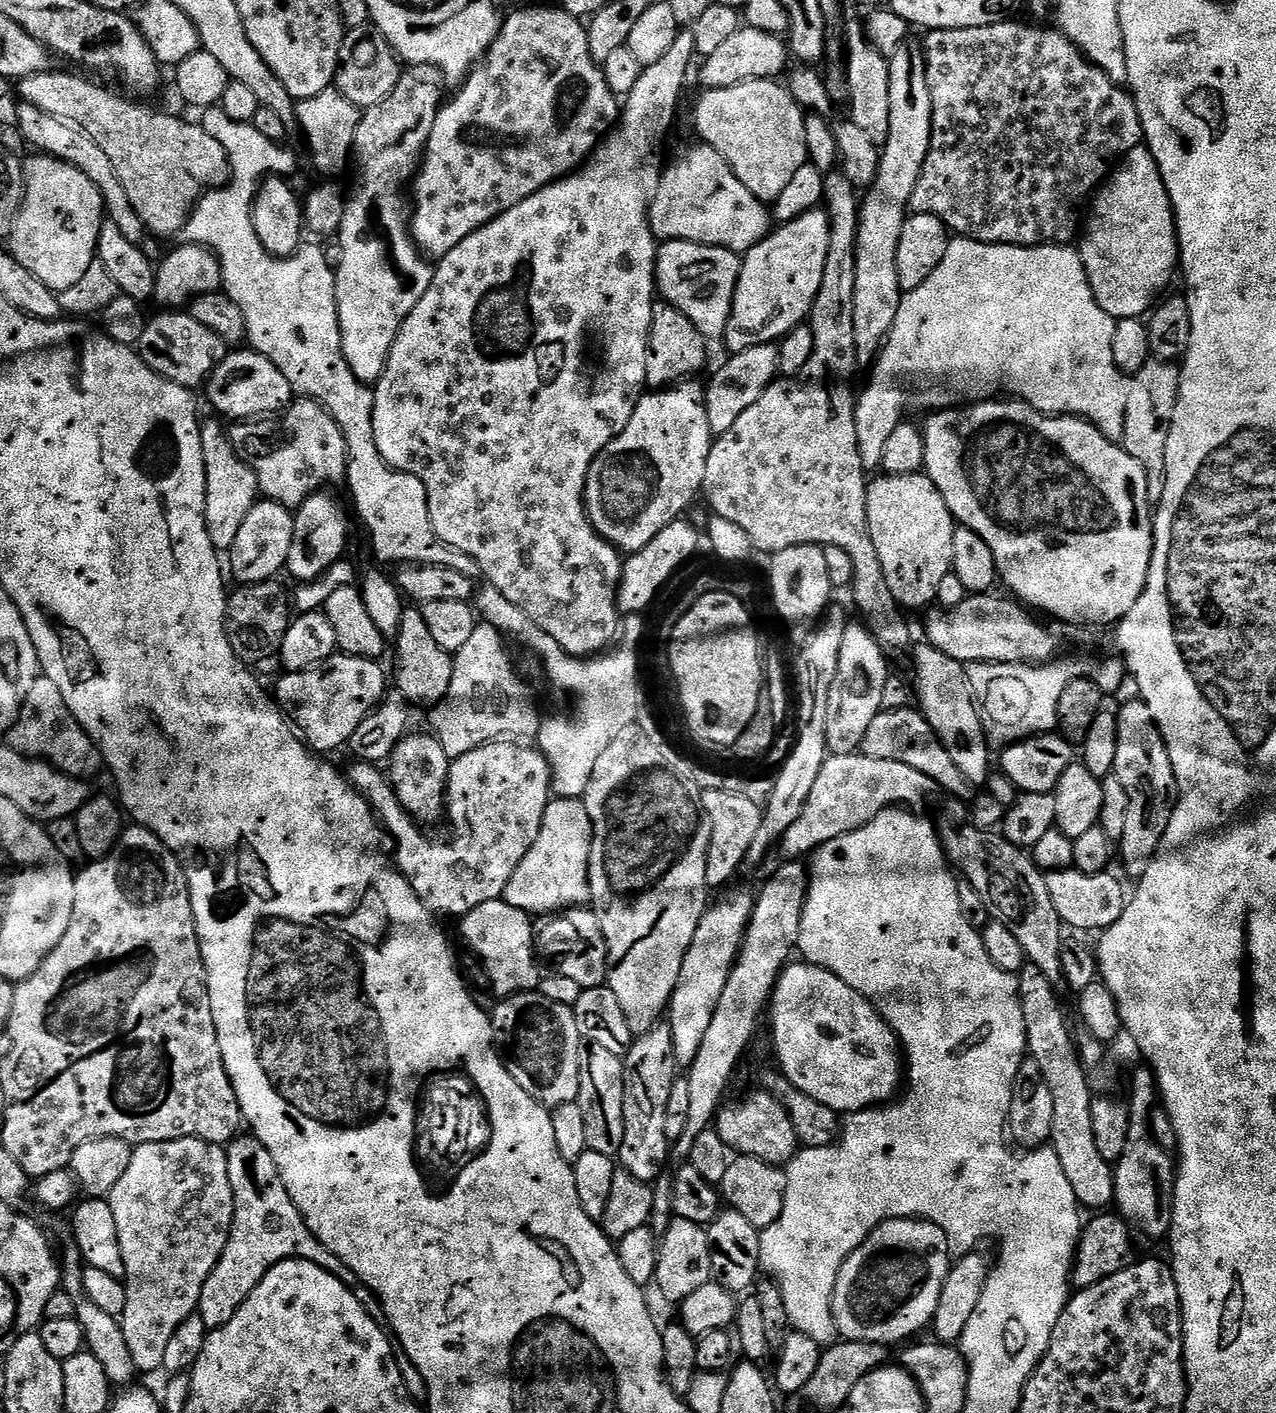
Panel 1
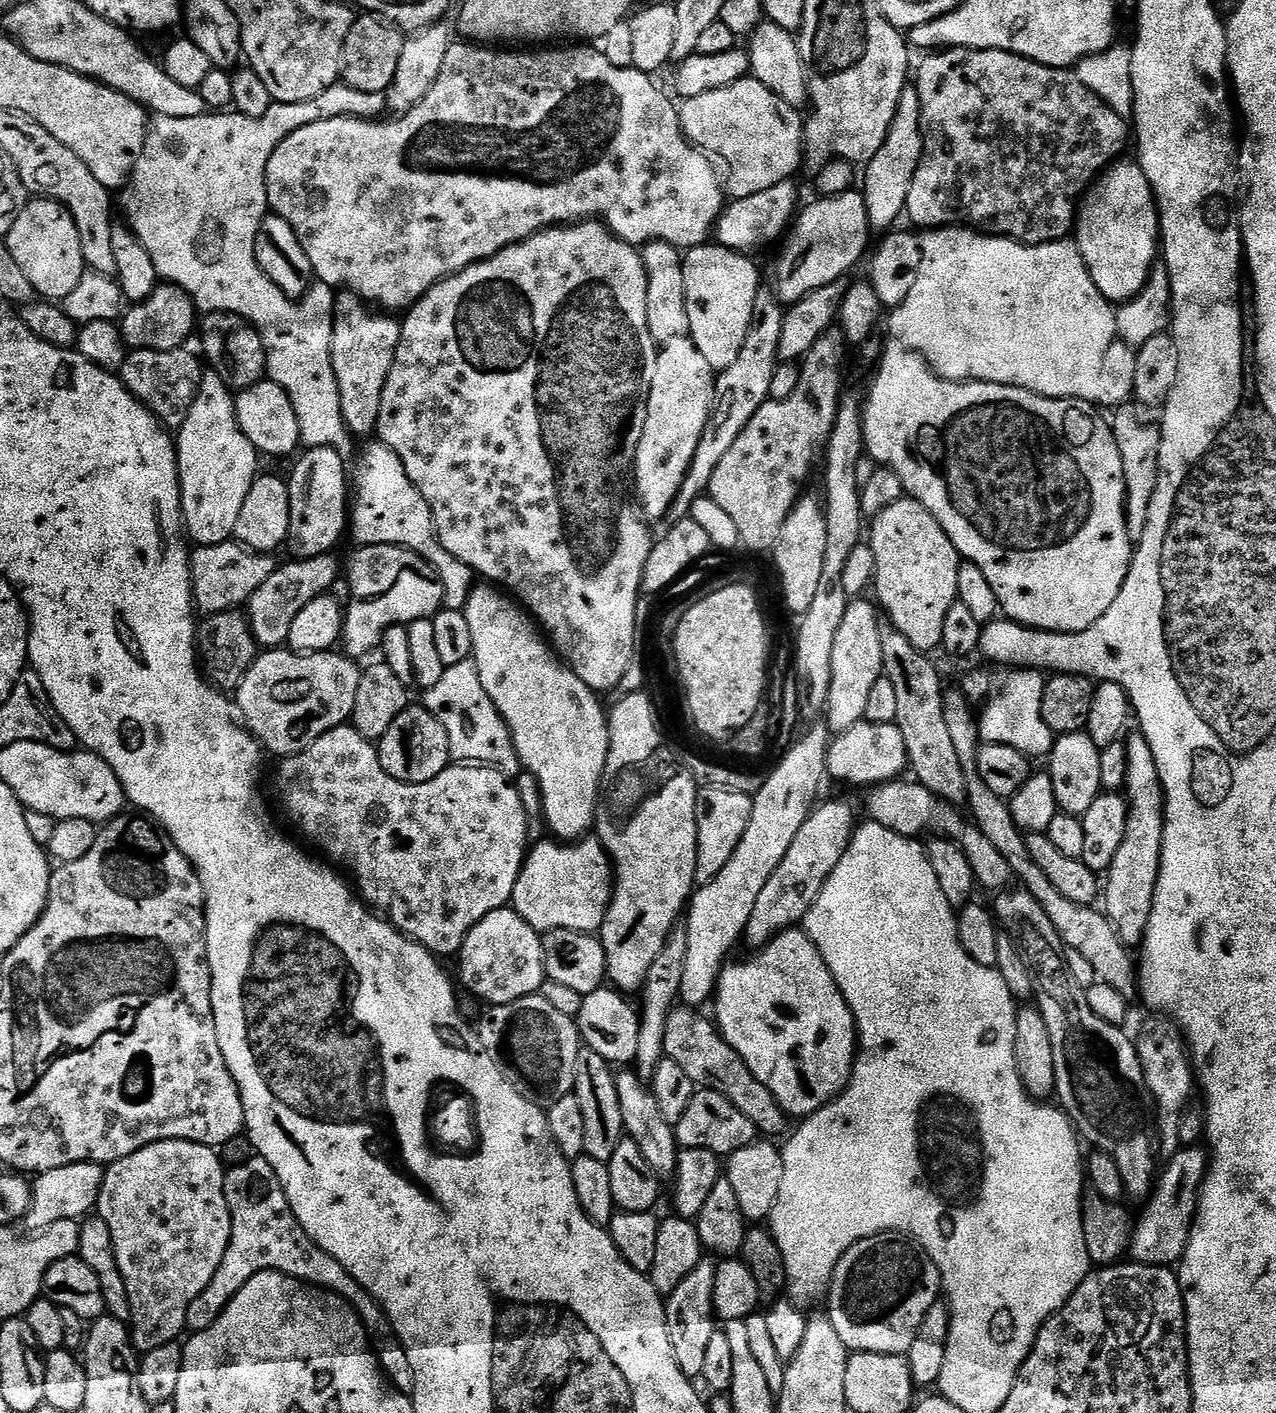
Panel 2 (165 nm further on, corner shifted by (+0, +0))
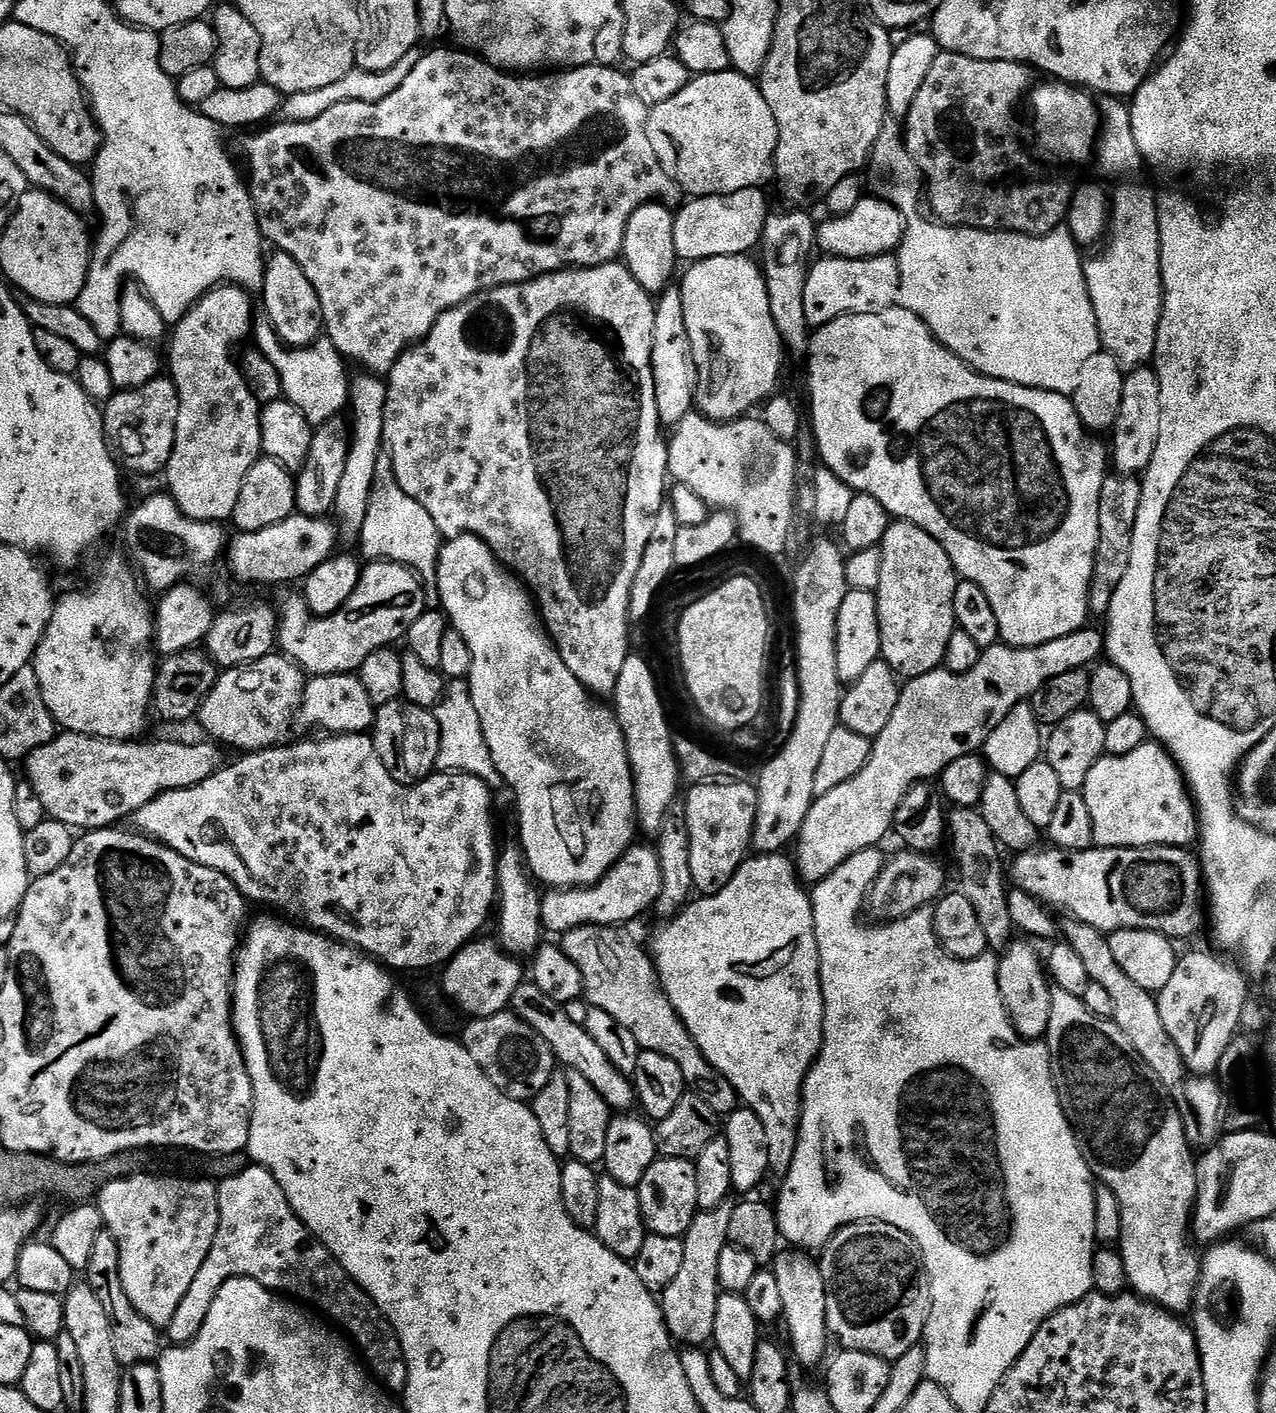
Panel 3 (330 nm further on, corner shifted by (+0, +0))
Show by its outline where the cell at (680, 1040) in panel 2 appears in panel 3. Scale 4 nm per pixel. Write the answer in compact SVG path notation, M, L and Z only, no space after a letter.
M587 924L563 933L562 947L566 958L578 966L582 974L584 987L583 999L591 1007L610 1014L614 1022L618 1022L634 1034L634 1042L640 1049L654 1054L663 1054L670 1058L682 1070L687 1091L693 1096L702 1098L710 1110L714 1110L721 1118L727 1118L741 1107L740 1095L706 1062L702 1050L690 1038L686 1026L678 1018L674 1006L670 1006L670 998L660 988L660 980L656 976L656 968L652 965L650 952L628 933L624 926L594 926Z

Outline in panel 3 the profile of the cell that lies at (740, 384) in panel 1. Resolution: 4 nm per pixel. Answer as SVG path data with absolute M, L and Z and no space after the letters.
M895 255L851 260L830 256L820 258L806 278L806 322L815 330L834 322L839 316L878 314L893 307L900 298L900 261Z

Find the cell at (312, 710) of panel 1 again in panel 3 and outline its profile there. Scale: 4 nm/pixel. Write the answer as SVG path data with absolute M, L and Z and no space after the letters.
M263 656L253 664L221 671L217 675L216 685L200 707L198 721L213 736L209 736L213 741L241 748L241 753L275 748L287 734L292 724L292 715L301 711L305 685L305 673L287 656Z

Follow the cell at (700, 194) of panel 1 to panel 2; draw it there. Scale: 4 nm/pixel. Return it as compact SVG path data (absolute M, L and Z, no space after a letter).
M476 42L459 43L449 43L442 70L428 93L399 118L392 118L396 120L376 124L380 122L363 116L339 116L310 122L310 126L294 130L294 134L287 136L278 150L270 154L270 162L266 166L266 194L271 215L290 222L294 234L298 234L298 242L302 242L302 250L306 250L306 258L310 258L312 275L319 283L329 284L333 290L350 291L377 309L400 314L417 304L439 280L458 274L470 265L506 250L506 246L530 238L543 228L595 218L619 240L633 246L661 240L687 250L709 243L716 222L726 207L726 188L721 173L719 176L712 169L713 161L685 136L677 105L672 105L673 97L656 88L652 81L655 79L649 73L639 72L633 67L613 66L592 46L540 46L535 50L504 52L508 50L481 46Z

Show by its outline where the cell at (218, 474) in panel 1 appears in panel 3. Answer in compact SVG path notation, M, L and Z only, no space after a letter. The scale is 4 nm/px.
M217 286L204 293L170 332L172 349L168 356L166 352L166 364L172 367L170 379L176 383L178 390L178 430L166 469L167 491L192 520L231 521L234 506L238 506L238 494L242 494L242 482L246 474L250 474L250 466L254 466L254 462L262 456L262 406L248 387L237 357L236 360L232 357L232 347L253 335L252 300L253 297L242 288Z

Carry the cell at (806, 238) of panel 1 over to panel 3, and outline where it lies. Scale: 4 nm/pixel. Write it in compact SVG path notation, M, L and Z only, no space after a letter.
M868 194L860 199L858 206L850 210L850 214L832 216L825 224L821 223L816 229L816 248L825 257L837 256L861 260L892 254L899 249L904 237L904 219L899 210L886 200Z

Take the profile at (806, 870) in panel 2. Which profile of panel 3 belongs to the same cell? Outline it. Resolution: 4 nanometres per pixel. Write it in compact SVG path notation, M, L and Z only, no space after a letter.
M1085 626L1079 632L1071 632L1054 642L1033 648L1012 648L997 642L991 648L981 651L980 661L974 670L961 676L941 666L930 674L907 681L901 687L898 706L894 706L894 714L890 714L886 730L882 730L882 734L872 740L872 753L866 766L854 778L830 790L830 794L817 796L812 801L812 808L806 814L806 822L800 827L799 837L794 844L794 863L801 881L805 885L815 886L854 854L877 847L881 843L879 840L887 832L893 831L902 798L906 798L915 784L935 781L946 770L946 766L950 766L950 762L958 762L958 758L979 753L986 738L990 738L990 734L1004 721L1006 714L1010 714L1010 710L1031 701L1033 694L1039 688L1046 687L1054 678L1095 665L1105 652L1105 633L1101 629L1099 632L1096 628Z

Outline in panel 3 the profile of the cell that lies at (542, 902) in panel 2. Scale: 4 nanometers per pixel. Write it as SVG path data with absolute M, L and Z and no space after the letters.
M641 842L633 843L632 847L625 852L624 857L611 868L597 884L591 888L577 888L575 890L552 890L541 899L540 902L540 923L545 929L548 928L557 934L570 932L575 928L582 928L587 924L594 926L617 926L631 925L631 920L636 920L644 911L655 909L656 900L662 894L662 866L660 855L656 853L655 847L648 848Z

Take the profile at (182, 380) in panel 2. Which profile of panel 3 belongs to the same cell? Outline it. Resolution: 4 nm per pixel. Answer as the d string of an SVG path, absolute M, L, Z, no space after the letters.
M157 378L146 382L146 386L141 388L117 391L103 405L102 415L105 437L118 452L120 447L119 455L128 459L130 471L152 476L167 469L178 430L178 390L172 379Z

